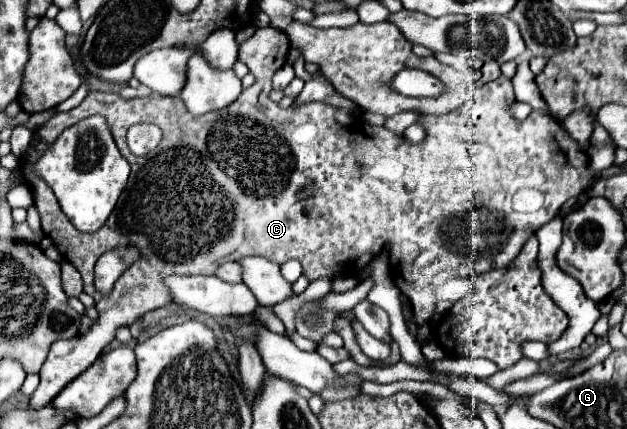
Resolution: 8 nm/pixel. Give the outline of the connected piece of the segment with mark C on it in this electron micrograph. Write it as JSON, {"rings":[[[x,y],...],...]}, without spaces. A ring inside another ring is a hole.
{"rings":[[[272,26],[258,28],[254,36],[240,46],[238,54],[238,60],[242,60],[250,68],[250,74],[254,74],[256,82],[250,88],[246,88],[234,100],[234,104],[202,116],[192,116],[182,104],[180,96],[152,94],[146,98],[124,100],[112,92],[90,92],[78,108],[70,112],[56,112],[44,126],[40,126],[34,132],[32,144],[20,156],[20,168],[24,172],[26,182],[30,184],[34,206],[40,212],[42,230],[54,240],[60,254],[78,268],[84,280],[84,292],[94,296],[100,316],[86,334],[80,334],[74,340],[58,340],[52,344],[50,354],[40,370],[40,384],[36,392],[30,396],[30,408],[48,406],[66,384],[70,384],[86,368],[90,368],[98,360],[102,350],[114,340],[118,326],[130,326],[146,312],[170,304],[170,292],[164,286],[166,276],[208,276],[214,274],[222,262],[240,260],[244,256],[264,256],[278,264],[284,264],[286,260],[294,258],[304,268],[304,276],[310,282],[314,282],[324,276],[360,274],[366,268],[366,264],[383,250],[384,245],[392,241],[392,280],[396,282],[400,292],[410,300],[417,325],[422,325],[432,318],[430,325],[436,326],[434,334],[438,340],[438,326],[450,316],[450,310],[456,302],[441,300],[436,305],[434,290],[446,280],[454,278],[474,278],[476,284],[476,278],[480,274],[486,274],[492,268],[506,268],[524,248],[526,240],[532,234],[536,234],[536,230],[542,228],[542,224],[550,222],[560,212],[566,200],[580,196],[584,190],[592,186],[594,180],[598,180],[588,168],[586,154],[562,130],[556,118],[546,116],[538,110],[534,110],[524,122],[512,116],[510,106],[518,100],[514,96],[512,80],[506,76],[500,76],[498,80],[478,86],[472,92],[472,98],[454,112],[434,117],[422,114],[418,118],[418,124],[424,126],[426,137],[420,144],[410,144],[408,140],[396,136],[384,126],[364,124],[367,122],[352,118],[352,114],[324,102],[310,102],[290,108],[280,108],[276,102],[270,104],[268,94],[272,76],[286,64],[288,52],[290,40],[282,30],[276,30]],[[94,114],[106,118],[118,150],[132,166],[132,174],[128,178],[126,190],[118,200],[118,206],[114,208],[106,224],[98,232],[84,234],[76,232],[76,228],[68,222],[68,216],[64,216],[64,212],[60,210],[60,204],[52,188],[40,176],[32,174],[32,166],[36,164],[38,156],[46,148],[50,148],[50,144],[66,128]],[[138,122],[158,124],[164,132],[164,140],[160,142],[160,146],[142,158],[134,156],[126,143],[128,129]],[[218,162],[226,162],[226,172]],[[398,233],[401,233],[401,242],[400,238],[393,240]],[[126,244],[134,244],[140,248],[140,260],[136,260],[116,280],[110,294],[98,292],[94,288],[96,260],[104,252]]]}

